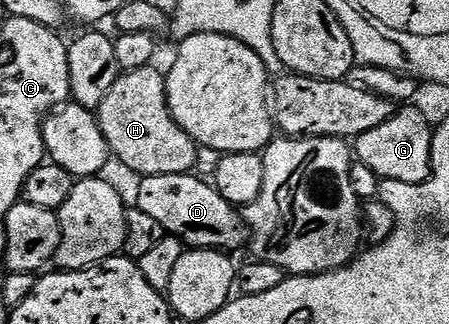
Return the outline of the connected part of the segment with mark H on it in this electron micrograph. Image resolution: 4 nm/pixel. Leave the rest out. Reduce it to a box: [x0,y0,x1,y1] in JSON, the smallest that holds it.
[97,65,199,176]

